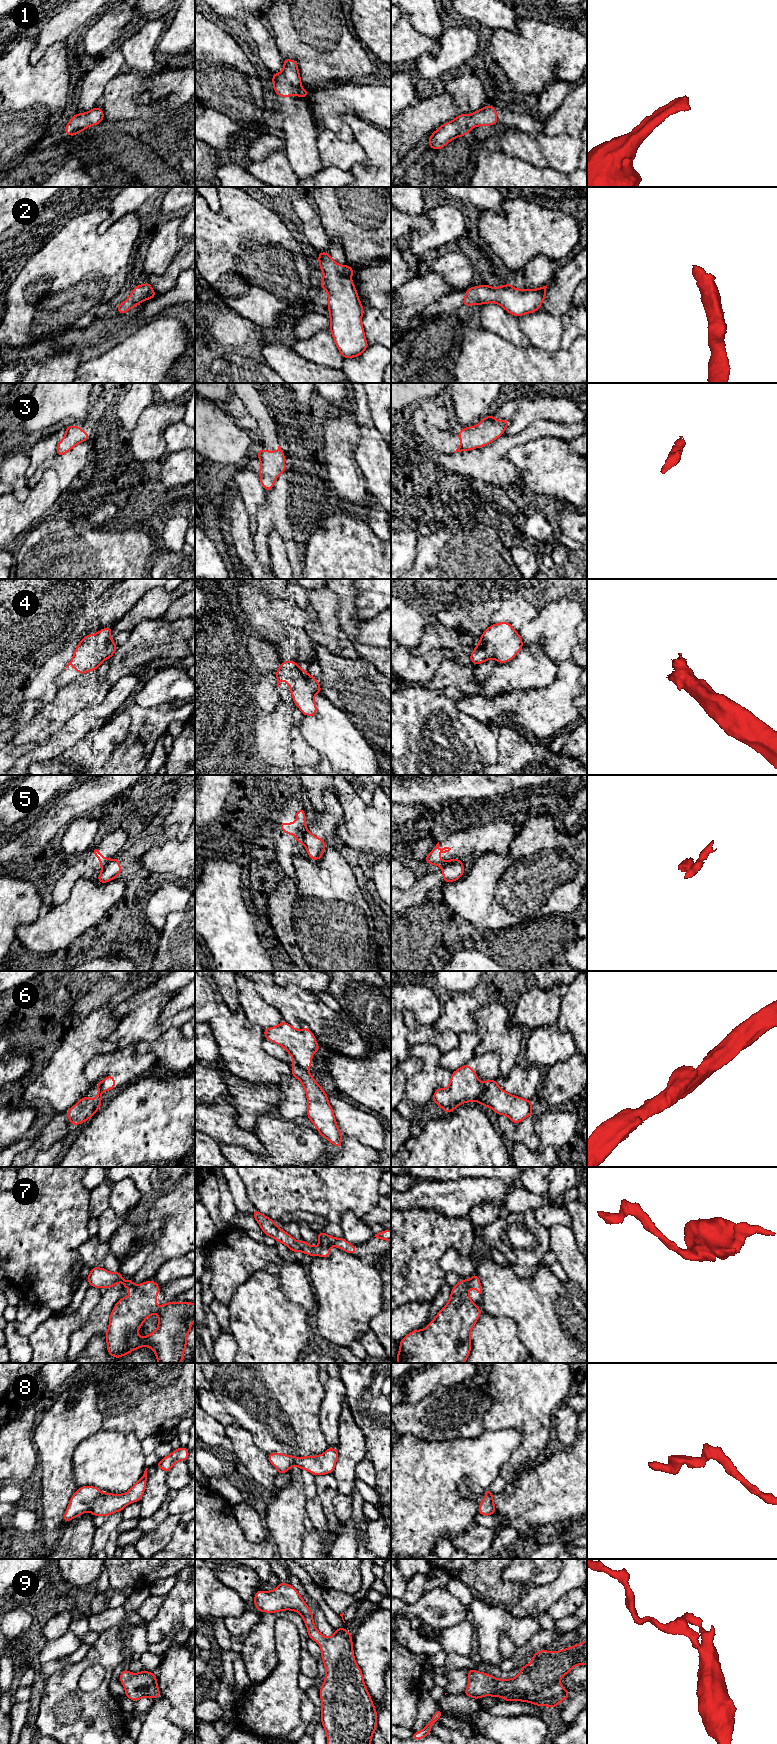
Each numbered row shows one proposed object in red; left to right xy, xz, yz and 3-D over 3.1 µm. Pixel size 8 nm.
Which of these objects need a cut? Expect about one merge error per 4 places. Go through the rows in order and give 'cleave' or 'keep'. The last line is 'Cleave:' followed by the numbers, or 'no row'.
1: keep
2: keep
3: keep
4: keep
5: cleave
6: cleave
7: keep
8: keep
9: keep
Cleave: 5, 6

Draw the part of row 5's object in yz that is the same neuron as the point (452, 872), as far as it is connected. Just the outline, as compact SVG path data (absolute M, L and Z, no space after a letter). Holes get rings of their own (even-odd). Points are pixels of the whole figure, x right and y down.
M461 861L446 863L440 868L443 873L444 883L457 881L465 873L465 868Z

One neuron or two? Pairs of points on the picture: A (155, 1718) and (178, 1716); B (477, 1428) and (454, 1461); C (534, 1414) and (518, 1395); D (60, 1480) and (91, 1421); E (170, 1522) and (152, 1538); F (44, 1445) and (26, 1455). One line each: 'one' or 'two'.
A: two
B: two
C: one
D: one
E: one
F: two

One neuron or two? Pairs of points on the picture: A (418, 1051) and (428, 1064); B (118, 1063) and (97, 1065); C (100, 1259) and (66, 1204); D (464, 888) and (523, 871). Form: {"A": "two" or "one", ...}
{"A": "one", "B": "one", "C": "two", "D": "one"}

